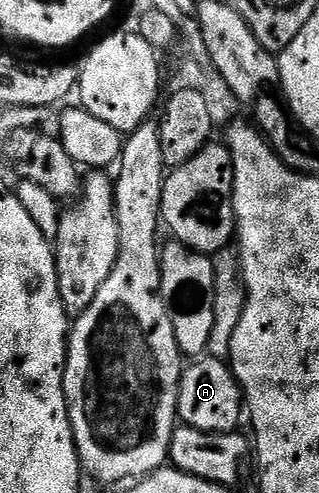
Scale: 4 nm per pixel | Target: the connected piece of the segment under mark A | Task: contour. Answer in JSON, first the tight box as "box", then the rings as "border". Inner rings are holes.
{"box":[177,357,243,434],"border":[[[202,357],[184,367],[179,396],[177,416],[184,425],[202,430],[208,434],[228,434],[236,431],[243,422],[243,395],[232,369],[222,359]]]}

